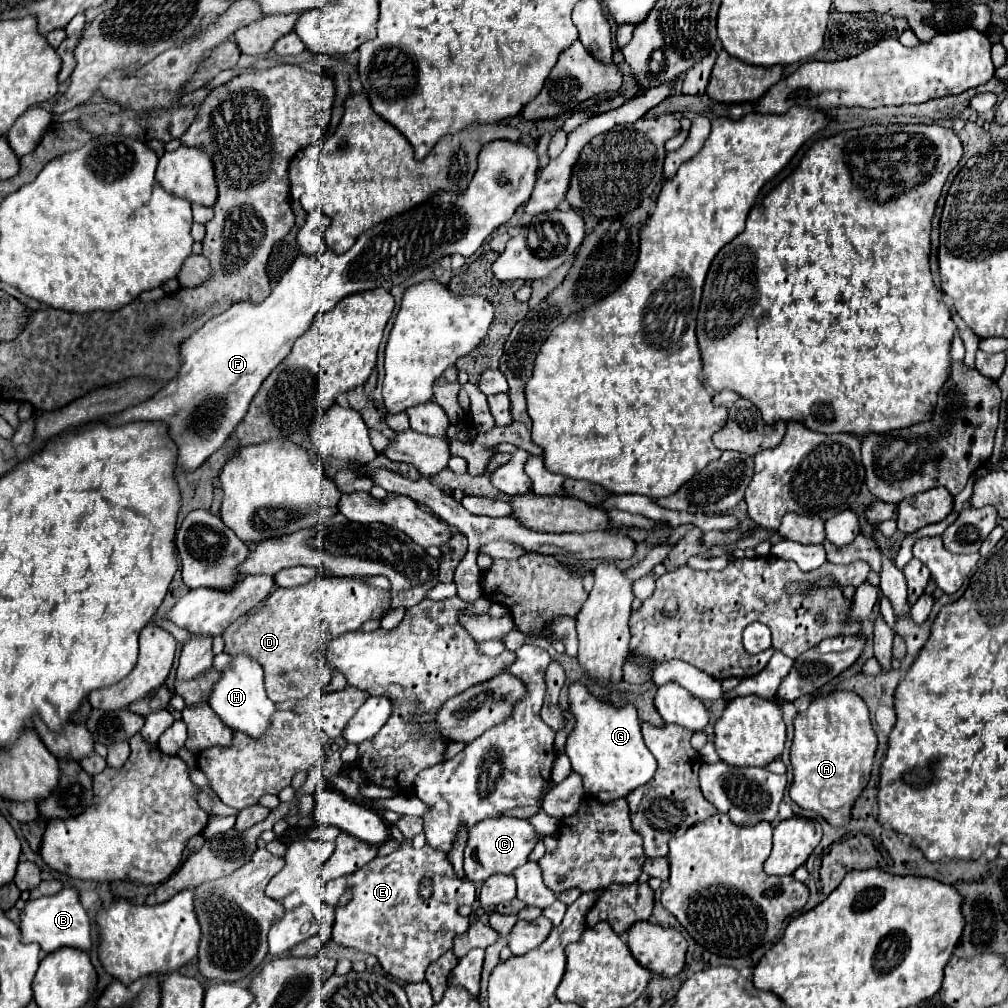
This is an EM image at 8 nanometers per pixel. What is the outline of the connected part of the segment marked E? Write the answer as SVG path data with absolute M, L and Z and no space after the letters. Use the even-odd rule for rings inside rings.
M405 840L401 844L401 848L395 850L393 854L377 856L369 864L365 864L361 870L349 874L349 876L341 876L341 878L335 878L335 880L327 882L327 892L325 892L323 900L331 908L335 908L333 942L337 946L353 948L353 950L375 956L379 966L383 968L383 972L387 972L393 978L409 984L409 982L423 982L427 966L431 962L435 962L437 958L441 958L441 954L445 954L451 948L455 936L465 934L465 930L469 930L469 926L471 926L469 918L459 916L457 910L463 904L473 904L475 902L475 886L467 878L457 878L451 862L439 850L433 850L427 844L421 850L415 850L411 846L411 842ZM423 876L429 876L433 880L433 896L427 902L417 896L419 880ZM347 886L353 888L353 900L347 906L339 908L337 906L339 896L345 892Z

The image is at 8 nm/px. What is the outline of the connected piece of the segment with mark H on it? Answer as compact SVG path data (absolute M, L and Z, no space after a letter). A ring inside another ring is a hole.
M245 654L235 656L231 666L223 672L221 680L213 686L209 706L225 722L225 726L229 726L235 732L243 732L253 740L261 740L267 734L271 716L277 712L275 702L267 698L263 688L263 668Z

